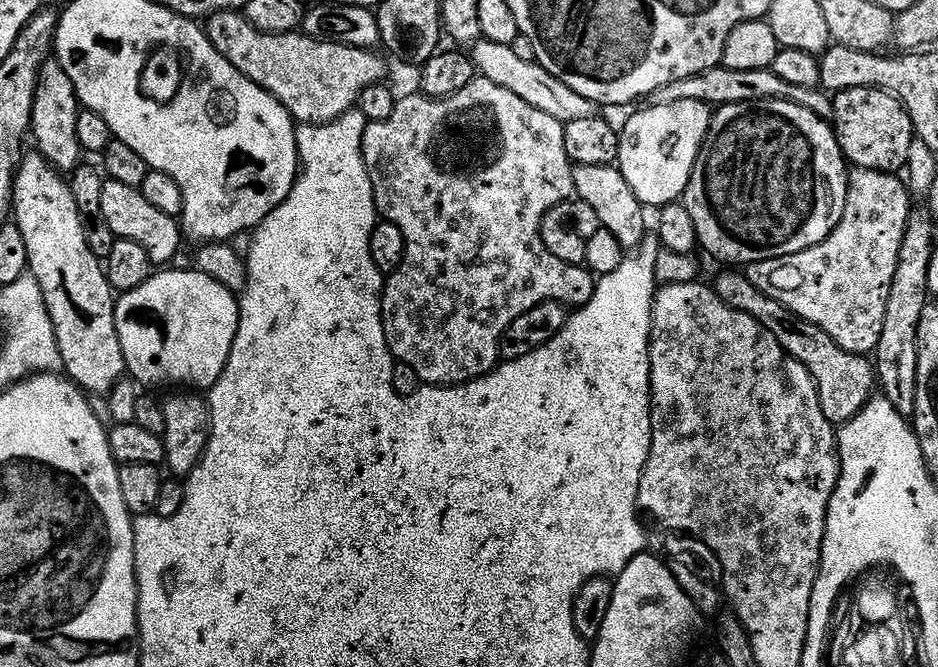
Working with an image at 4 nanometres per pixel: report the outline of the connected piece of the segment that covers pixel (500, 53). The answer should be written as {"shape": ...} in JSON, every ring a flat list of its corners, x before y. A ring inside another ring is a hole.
{"shape":[[480,42,475,45,475,48,474,60,478,65,479,75,485,76,484,80,488,84,509,88,514,94,518,94,523,100,530,102,530,106,563,120,565,124,574,122,578,118,590,118,597,115,598,105,595,102,590,98,582,98,582,94,570,90,570,86,566,86,566,82,558,82,558,78,551,76,539,64,522,62,522,58,518,58,518,54,514,54,512,46]]}

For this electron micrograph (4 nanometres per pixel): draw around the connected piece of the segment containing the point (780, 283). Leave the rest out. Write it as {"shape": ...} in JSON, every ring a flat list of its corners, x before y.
{"shape":[[853,167,848,173,846,210,838,226,822,243,780,260,763,260,746,268,748,281,762,290,762,294,774,298,774,302,790,310,800,320,818,326,842,350,855,356,875,353,882,338,882,326,886,322,890,286,898,270,908,216,914,207,914,201,908,197,907,186,899,179,899,175,890,172]]}

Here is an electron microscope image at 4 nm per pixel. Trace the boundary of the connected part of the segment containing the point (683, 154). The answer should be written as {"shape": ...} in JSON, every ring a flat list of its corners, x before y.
{"shape":[[689,100,633,111,630,122,620,132,618,167,641,205,649,204,653,210,659,210,666,204,677,203,687,193,713,115,709,105]]}

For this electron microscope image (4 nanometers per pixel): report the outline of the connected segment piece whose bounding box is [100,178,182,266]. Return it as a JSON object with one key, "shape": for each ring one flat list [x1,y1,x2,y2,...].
{"shape":[[105,179,100,186,100,213,102,218,106,218,106,226,110,226,117,240,141,244,148,251,148,259,153,265,164,266,169,263,167,260,175,258,180,248,181,225,173,217,162,214,162,210,150,206,141,189,126,186,126,182]]}

